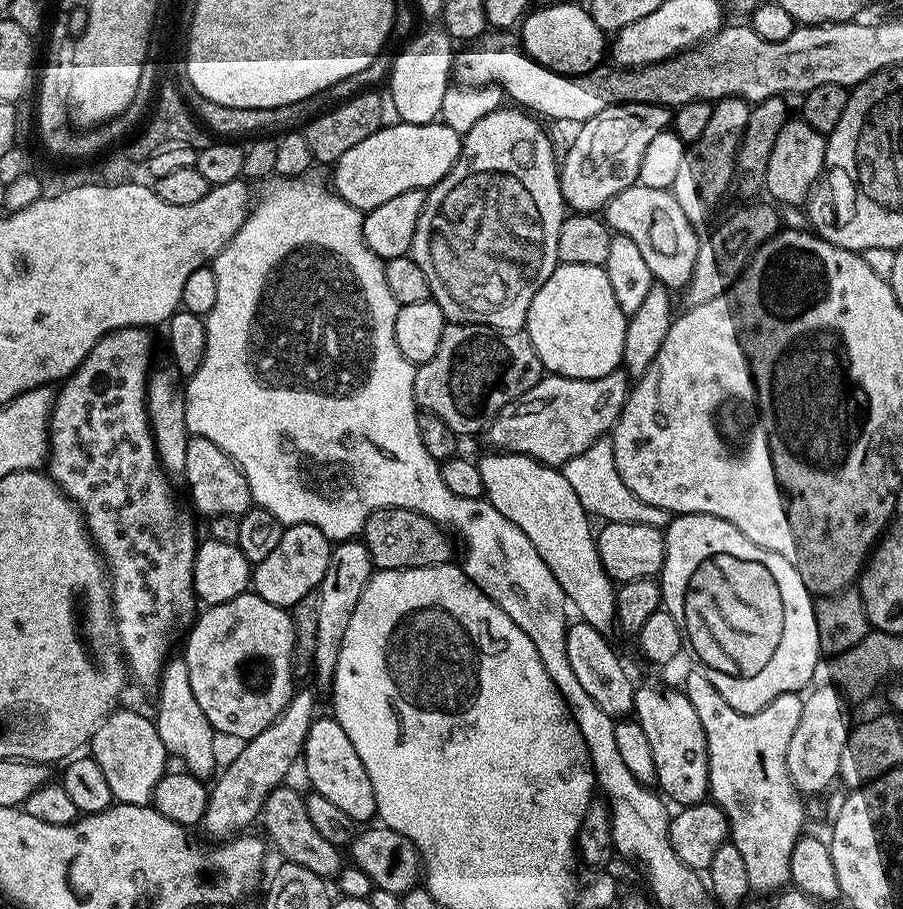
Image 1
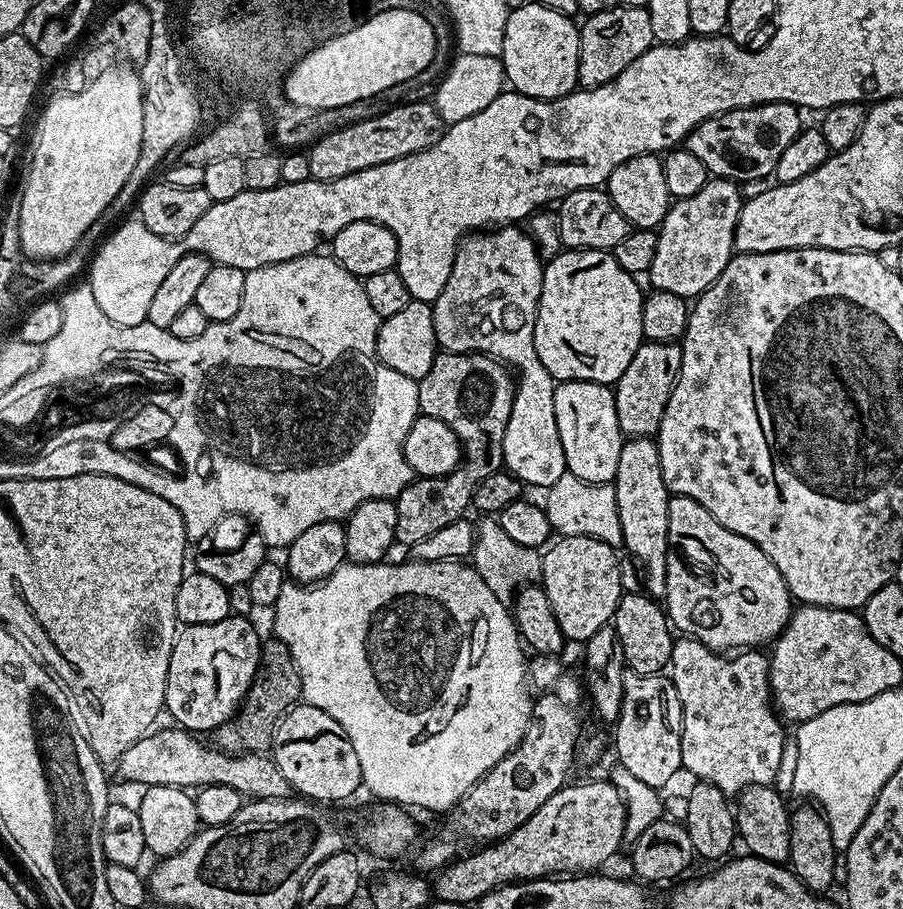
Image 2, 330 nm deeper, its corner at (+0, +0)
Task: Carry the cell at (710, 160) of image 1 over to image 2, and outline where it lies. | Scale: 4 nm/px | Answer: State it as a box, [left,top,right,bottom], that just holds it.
[646,178,742,298]

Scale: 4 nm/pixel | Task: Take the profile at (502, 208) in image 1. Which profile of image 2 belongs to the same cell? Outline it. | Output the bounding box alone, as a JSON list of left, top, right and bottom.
[432,226,566,490]

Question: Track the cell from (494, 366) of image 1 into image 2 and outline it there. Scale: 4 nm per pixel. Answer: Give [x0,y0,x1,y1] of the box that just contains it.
[395,350,516,546]

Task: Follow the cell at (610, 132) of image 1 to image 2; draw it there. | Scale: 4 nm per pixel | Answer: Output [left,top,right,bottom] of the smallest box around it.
[683,100,802,180]

